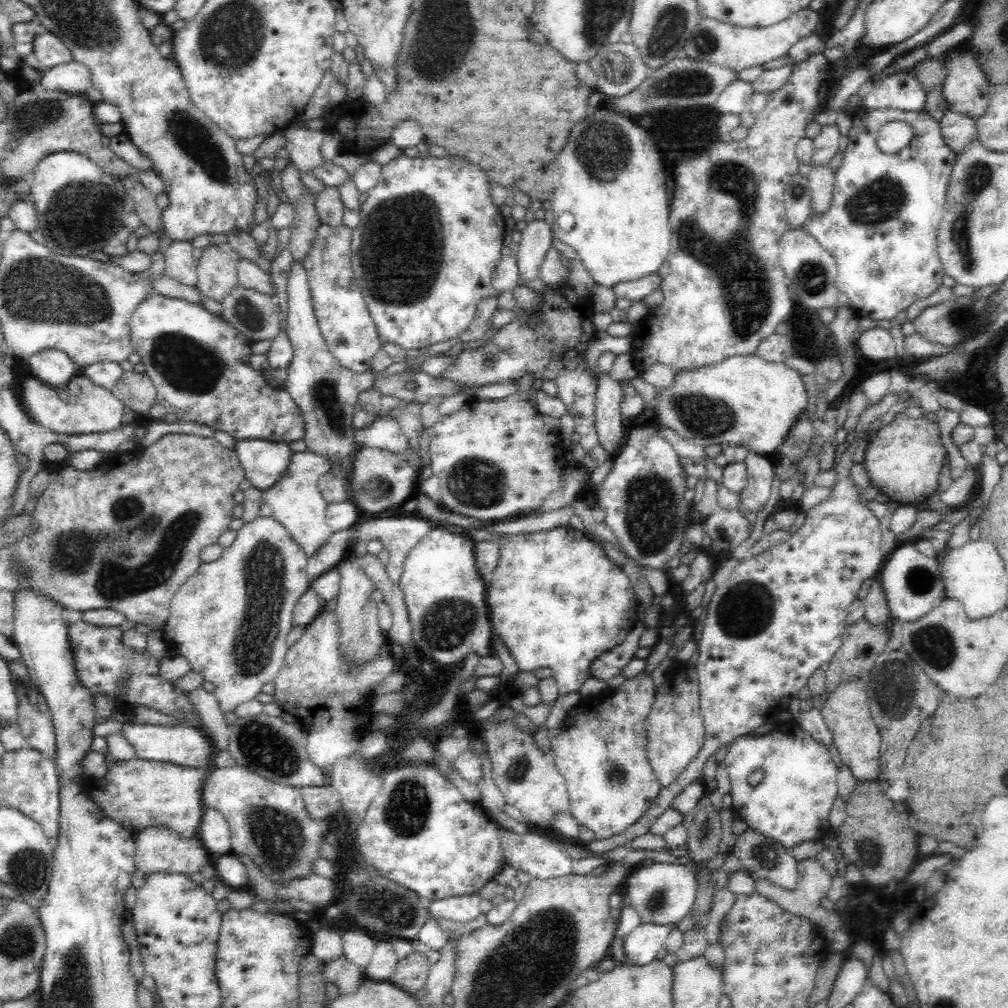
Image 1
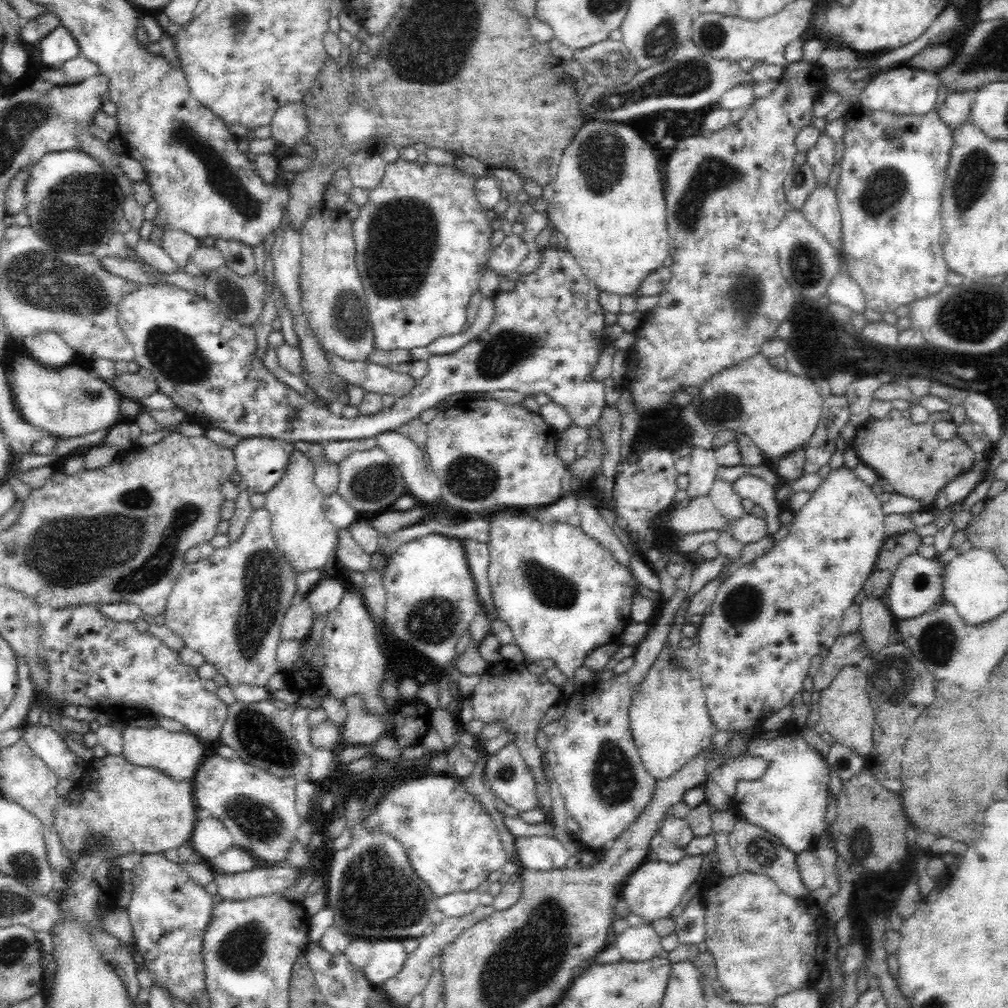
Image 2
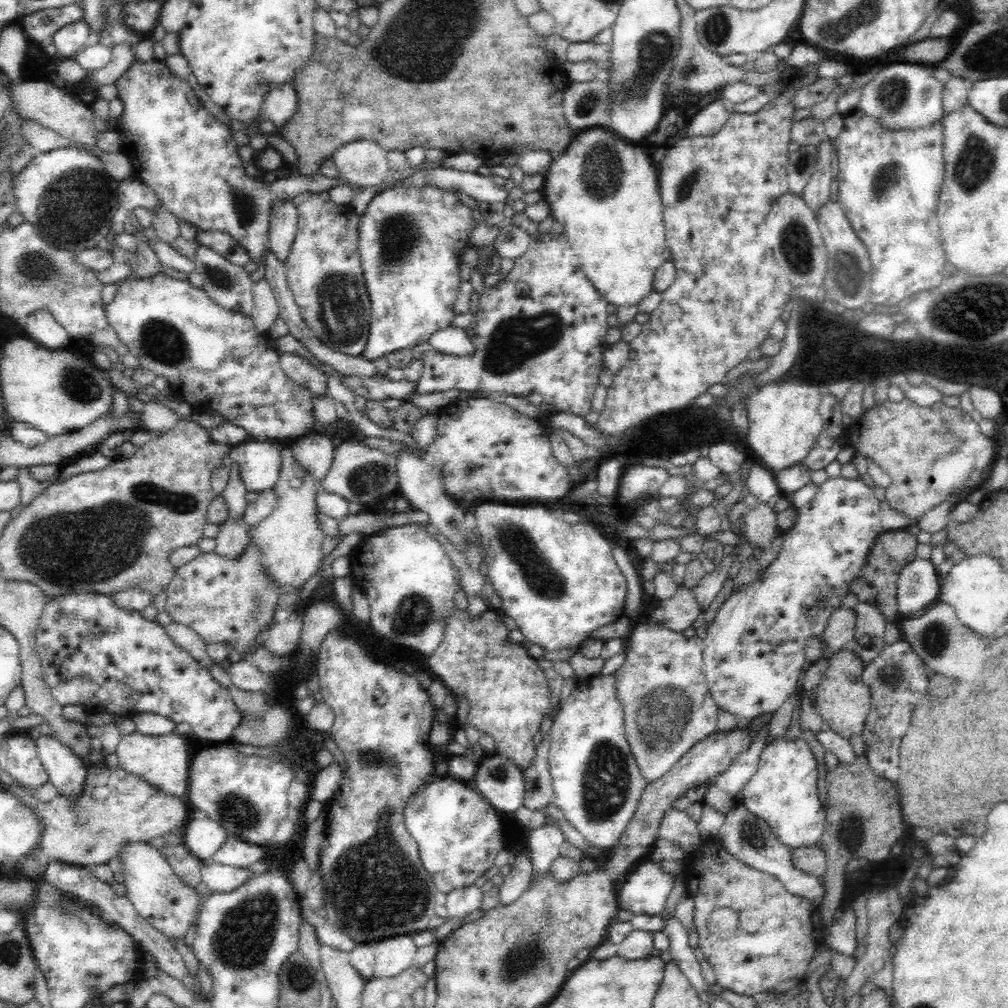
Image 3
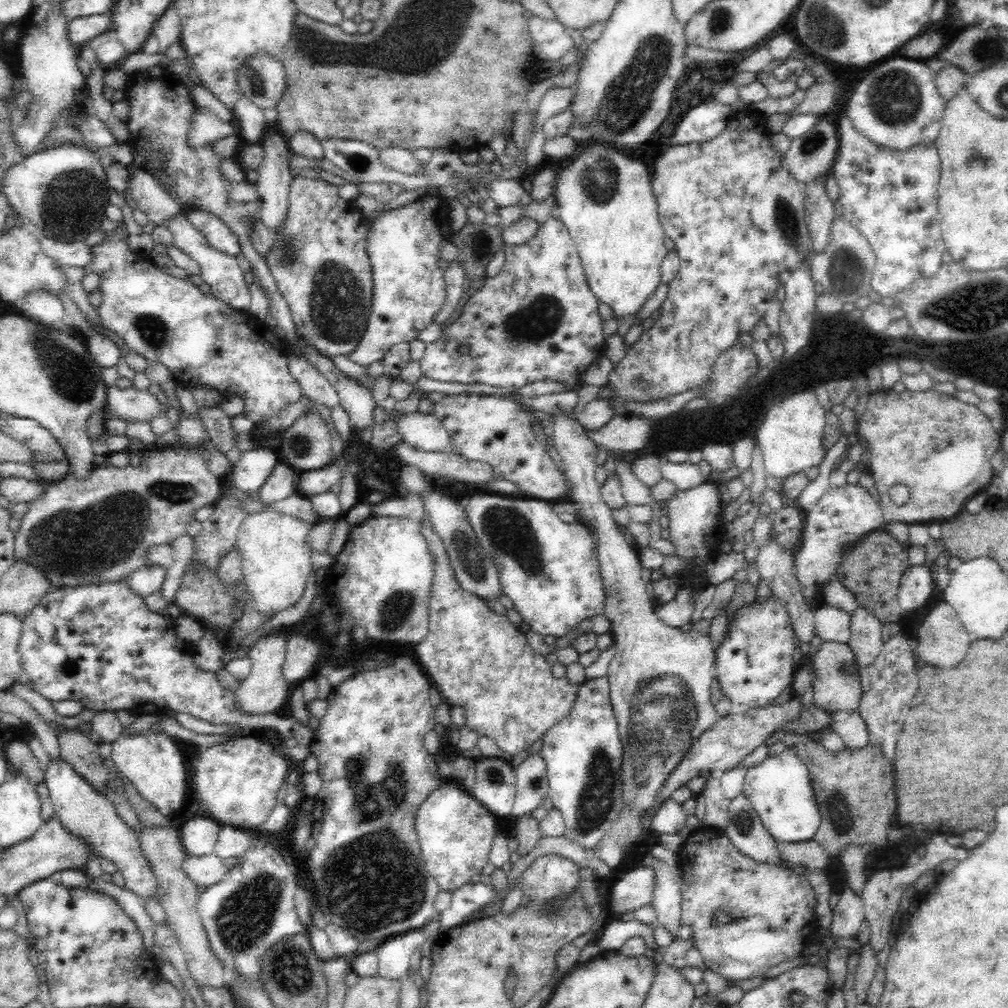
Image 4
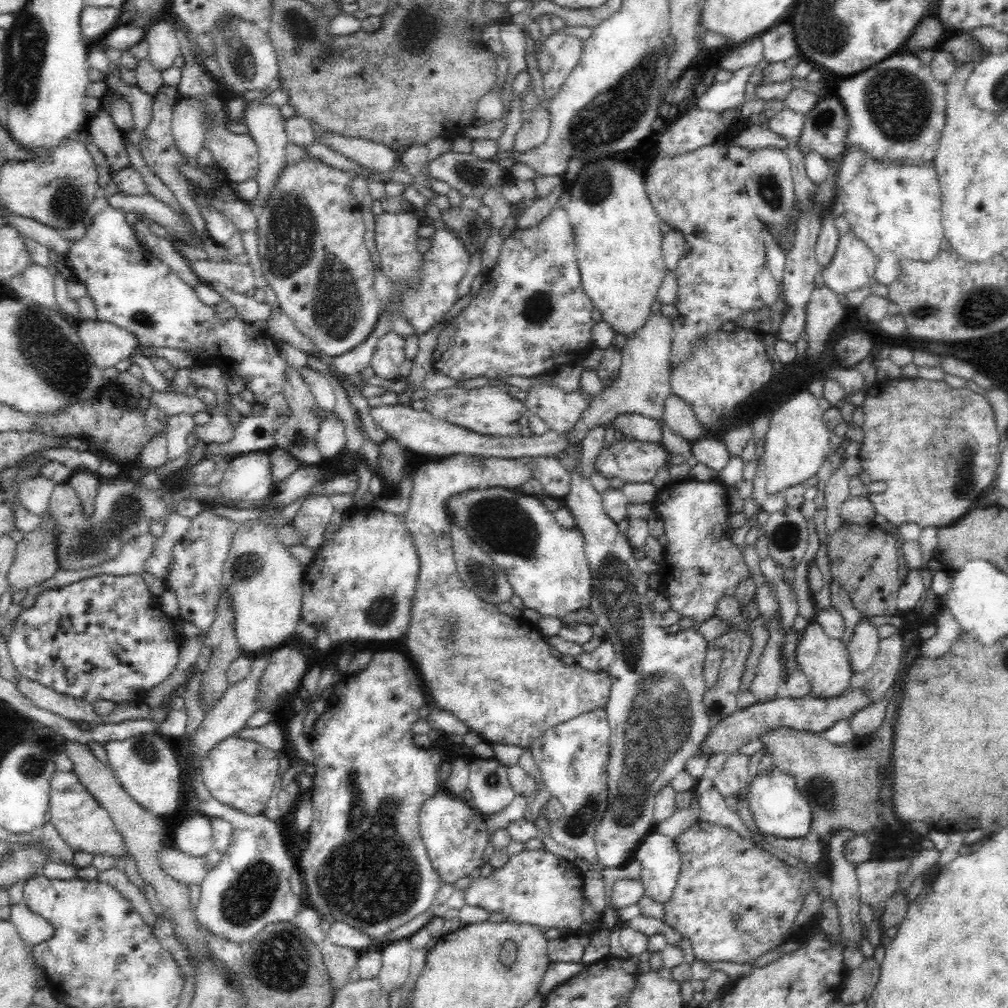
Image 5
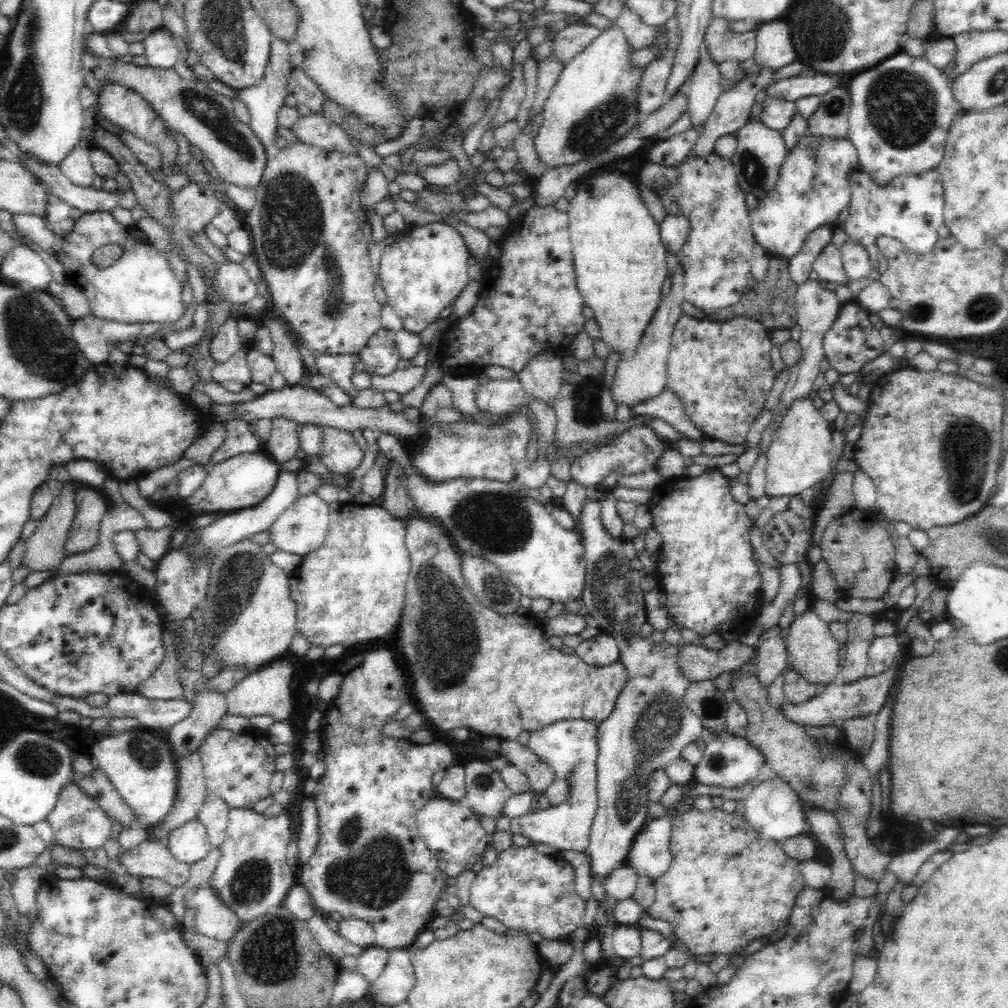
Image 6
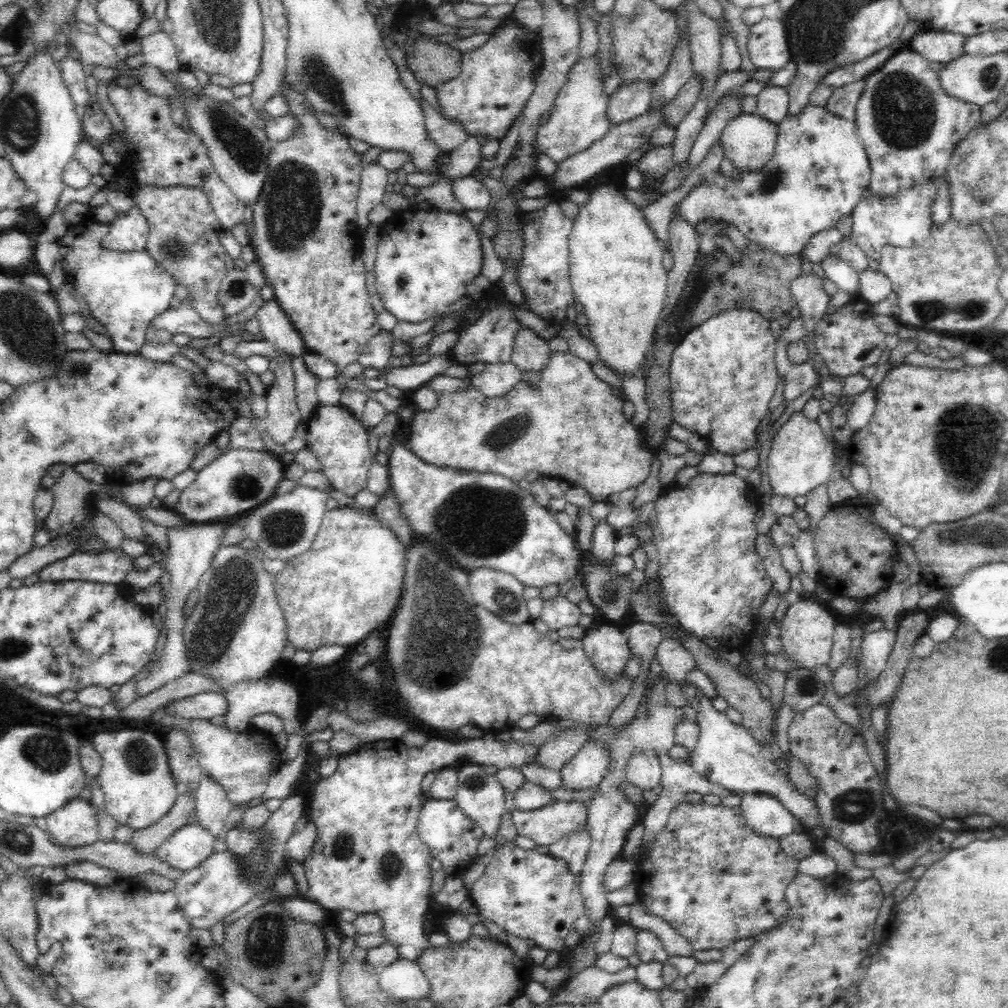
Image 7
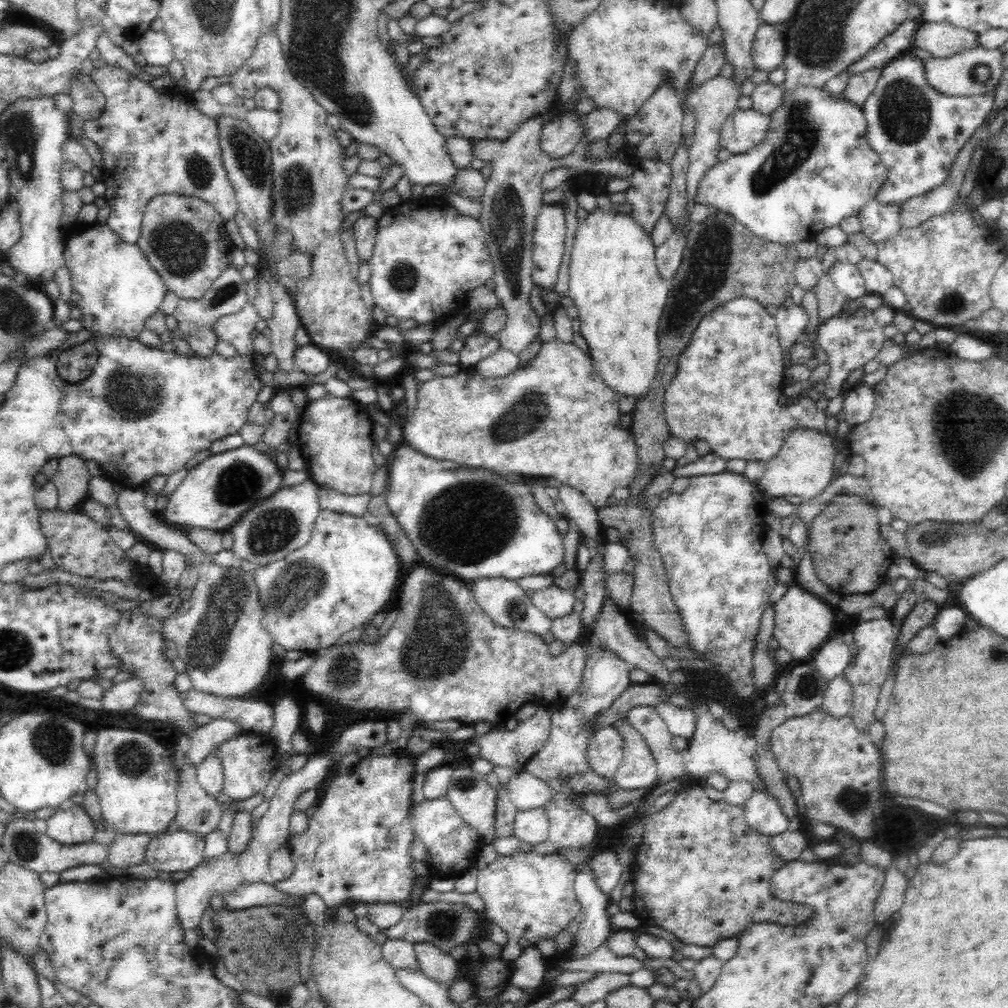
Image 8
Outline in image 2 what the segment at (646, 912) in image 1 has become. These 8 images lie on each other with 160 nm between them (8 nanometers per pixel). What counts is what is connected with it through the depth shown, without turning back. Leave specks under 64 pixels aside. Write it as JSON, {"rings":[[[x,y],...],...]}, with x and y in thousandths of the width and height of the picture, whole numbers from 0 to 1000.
{"rings":[[[681,848],[677,853],[664,855],[641,853],[624,869],[618,882],[618,891],[625,900],[625,905],[635,908],[640,915],[661,911],[677,893],[681,881],[694,873],[697,848]]]}

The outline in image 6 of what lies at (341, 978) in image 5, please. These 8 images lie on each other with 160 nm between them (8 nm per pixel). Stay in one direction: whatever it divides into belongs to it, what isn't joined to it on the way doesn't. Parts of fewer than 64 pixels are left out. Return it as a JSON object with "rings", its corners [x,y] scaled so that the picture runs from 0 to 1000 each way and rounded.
{"rings":[[[315,903],[308,913],[304,913],[304,919],[310,926],[312,933],[325,945],[331,953],[336,953],[341,948],[355,948],[363,938],[355,938],[339,931],[333,924],[323,919],[323,913]]]}

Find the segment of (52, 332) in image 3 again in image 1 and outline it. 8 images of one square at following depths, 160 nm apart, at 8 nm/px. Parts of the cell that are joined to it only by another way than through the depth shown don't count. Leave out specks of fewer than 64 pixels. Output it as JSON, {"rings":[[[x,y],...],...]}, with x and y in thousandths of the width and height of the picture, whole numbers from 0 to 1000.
{"rings":[[[42,347],[25,357],[34,373],[54,385],[63,386],[65,379],[80,369],[80,365],[61,347]]]}

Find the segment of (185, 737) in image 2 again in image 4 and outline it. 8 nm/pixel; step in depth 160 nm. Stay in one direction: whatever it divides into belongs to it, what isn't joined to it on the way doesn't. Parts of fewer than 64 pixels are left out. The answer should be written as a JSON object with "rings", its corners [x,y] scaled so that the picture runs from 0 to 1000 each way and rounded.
{"rings":[[[151,724],[137,729],[119,729],[110,736],[111,744],[108,750],[116,764],[125,770],[143,791],[163,809],[171,804],[177,804],[188,789],[185,780],[185,760],[183,750],[177,742],[178,735],[163,727],[153,727]]]}

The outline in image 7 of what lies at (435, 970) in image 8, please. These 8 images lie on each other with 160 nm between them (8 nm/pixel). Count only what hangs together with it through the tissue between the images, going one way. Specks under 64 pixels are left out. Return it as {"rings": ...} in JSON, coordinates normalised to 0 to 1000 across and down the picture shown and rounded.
{"rings":[[[483,725],[478,732],[464,732],[459,736],[449,737],[442,736],[437,732],[427,733],[423,736],[421,742],[413,744],[413,742],[402,742],[396,734],[382,734],[373,735],[367,738],[359,738],[356,742],[352,742],[347,747],[339,748],[335,750],[335,761],[334,764],[325,771],[318,771],[313,778],[312,786],[310,786],[310,796],[308,796],[308,804],[305,809],[308,813],[312,814],[315,829],[308,847],[302,851],[299,855],[301,862],[304,866],[304,871],[307,877],[305,888],[302,891],[308,894],[313,894],[323,905],[336,905],[341,901],[353,905],[353,907],[371,906],[379,911],[378,925],[381,926],[382,935],[393,939],[397,951],[405,951],[414,954],[414,950],[420,942],[426,941],[427,936],[425,935],[425,928],[421,925],[421,913],[423,913],[423,905],[427,901],[427,875],[429,873],[429,861],[427,859],[427,842],[422,835],[416,830],[414,824],[414,815],[416,806],[419,798],[424,792],[424,788],[419,785],[419,772],[425,768],[425,766],[434,766],[440,761],[445,761],[446,758],[452,756],[455,752],[464,750],[466,754],[473,759],[487,759],[493,760],[493,762],[508,761],[515,766],[515,762],[519,758],[526,758],[531,755],[531,748],[533,747],[534,741],[529,738],[518,738],[517,736],[499,736],[499,734],[492,734],[491,726]]]}

